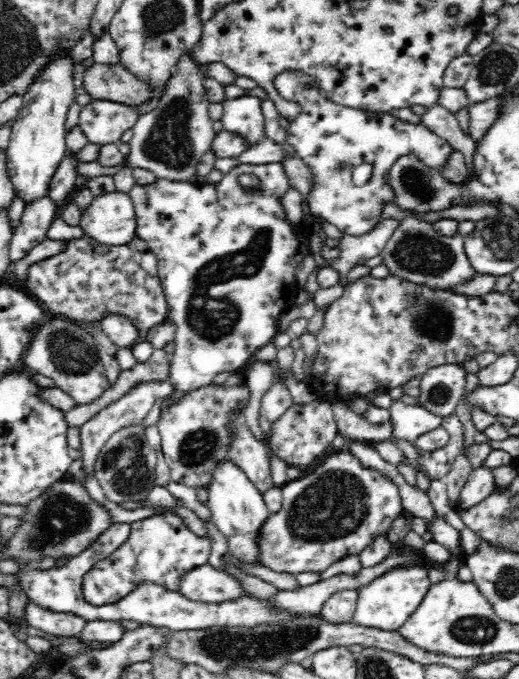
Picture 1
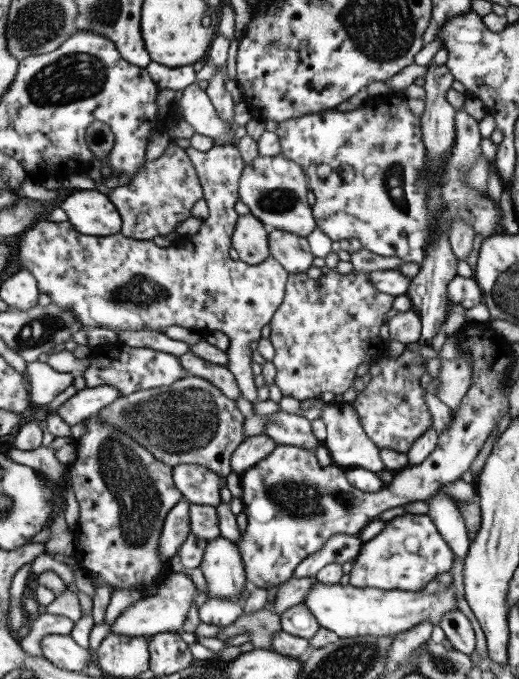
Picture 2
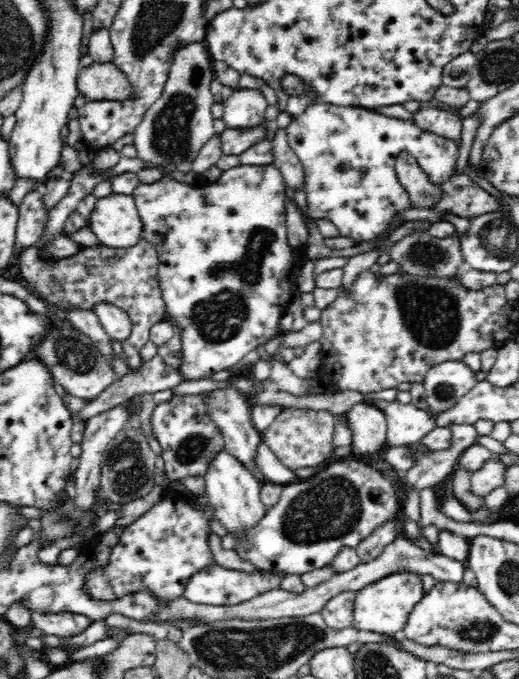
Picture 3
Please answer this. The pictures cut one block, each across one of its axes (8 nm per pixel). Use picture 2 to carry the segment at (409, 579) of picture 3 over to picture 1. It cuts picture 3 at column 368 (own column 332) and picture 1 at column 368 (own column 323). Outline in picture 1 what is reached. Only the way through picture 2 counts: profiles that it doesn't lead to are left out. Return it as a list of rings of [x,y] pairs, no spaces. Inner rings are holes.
[[[402,566],[388,570],[357,591],[357,603],[352,623],[368,629],[384,632],[400,631],[404,622],[414,612],[415,608],[424,600],[430,581],[427,570],[421,566]]]

